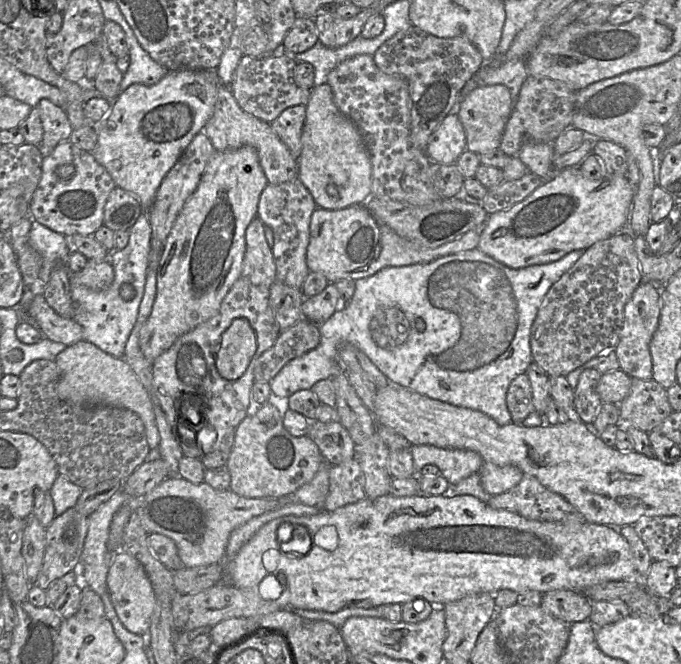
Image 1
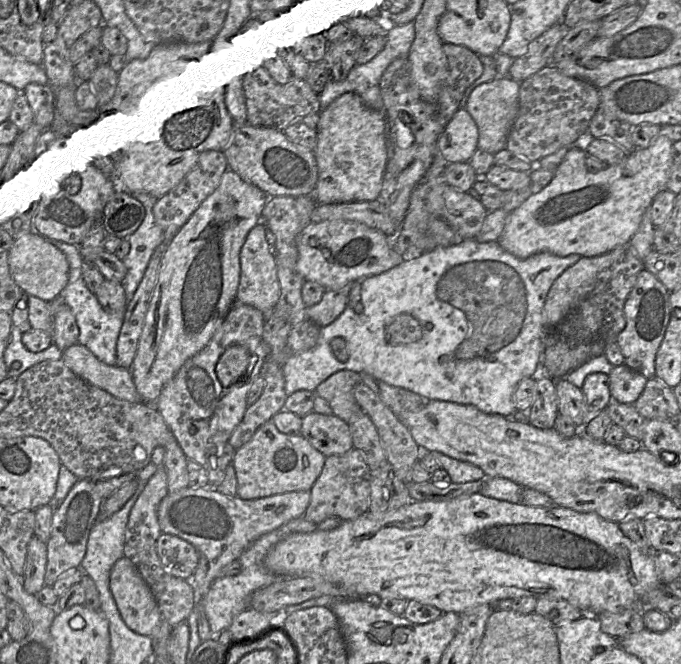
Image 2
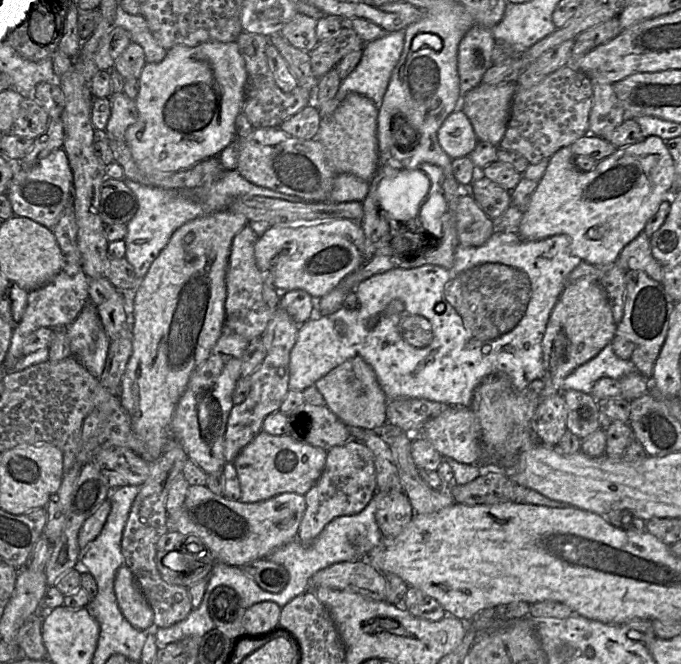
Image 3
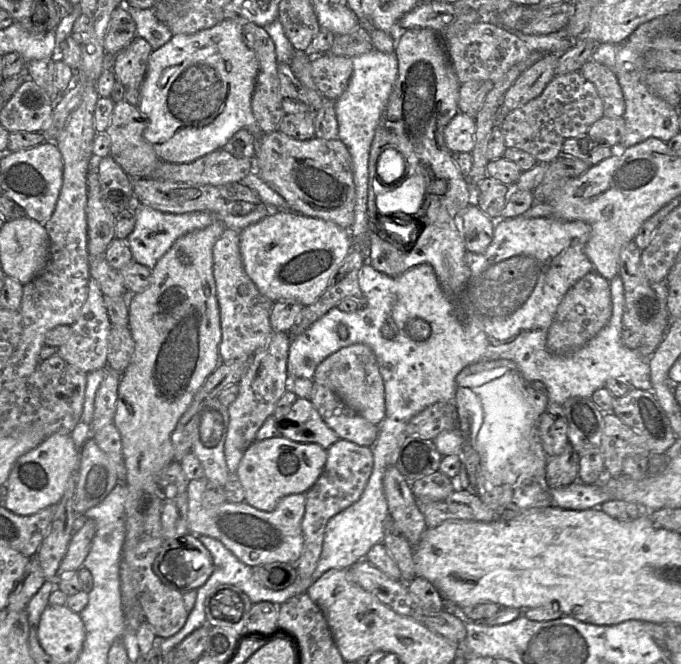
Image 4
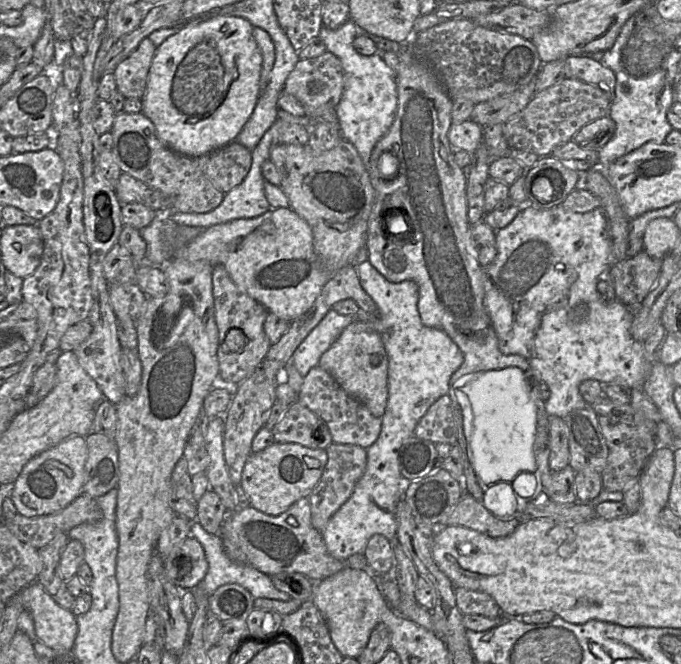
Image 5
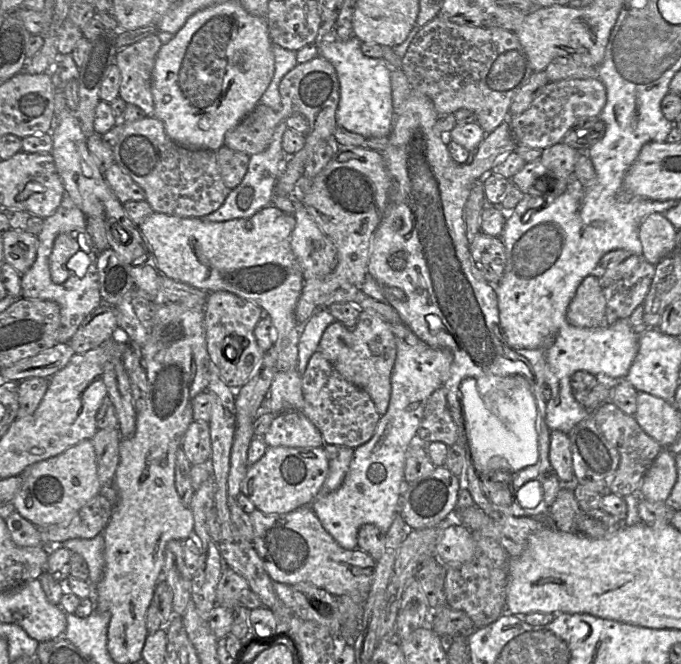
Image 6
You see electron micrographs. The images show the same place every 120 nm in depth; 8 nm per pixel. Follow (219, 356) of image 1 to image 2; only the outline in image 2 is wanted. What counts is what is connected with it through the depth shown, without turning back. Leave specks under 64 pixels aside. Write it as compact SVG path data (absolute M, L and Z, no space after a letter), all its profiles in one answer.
M233 344L228 346L219 357L215 371L216 375L225 386L229 386L242 378L249 364L250 352L244 345Z

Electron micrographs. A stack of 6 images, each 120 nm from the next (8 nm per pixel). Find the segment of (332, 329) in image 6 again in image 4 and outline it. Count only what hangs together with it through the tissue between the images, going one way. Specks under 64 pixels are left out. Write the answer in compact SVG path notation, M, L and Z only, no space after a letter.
M353 344L344 348L341 348L337 352L329 355L327 358L325 358L317 367L314 373L313 382L319 383L328 389L330 389L332 392L334 392L348 407L350 407L352 410L354 410L356 413L364 417L366 420L371 422L372 424L375 424L378 426L378 433L379 433L379 425L384 419L385 416L385 404L384 404L384 385L382 376L379 371L379 366L376 360L376 356L372 349L365 345L365 344Z

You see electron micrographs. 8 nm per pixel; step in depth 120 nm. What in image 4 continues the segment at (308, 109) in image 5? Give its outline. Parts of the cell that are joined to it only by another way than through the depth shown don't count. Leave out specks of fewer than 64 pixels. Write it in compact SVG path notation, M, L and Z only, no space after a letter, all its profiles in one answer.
M325 53L312 58L311 75L317 89L336 101L345 91L353 72L352 57Z

